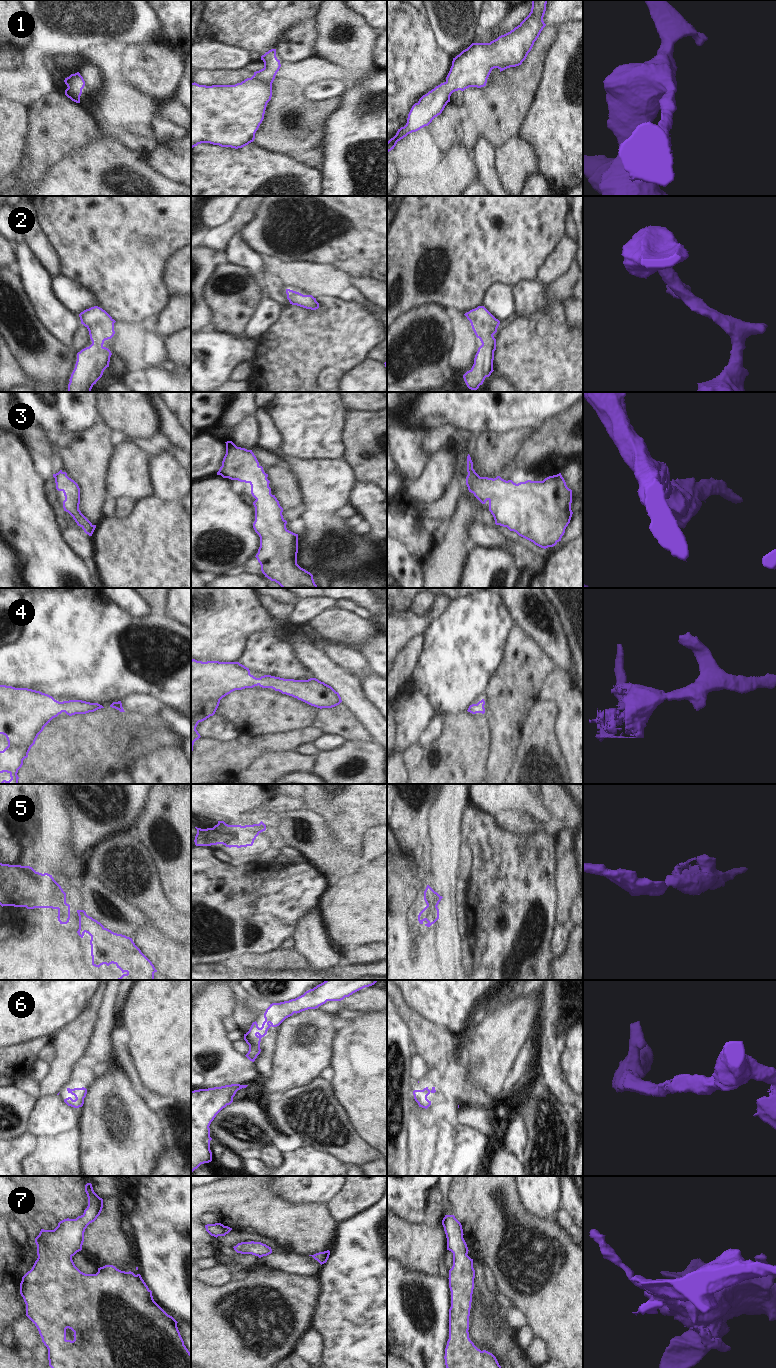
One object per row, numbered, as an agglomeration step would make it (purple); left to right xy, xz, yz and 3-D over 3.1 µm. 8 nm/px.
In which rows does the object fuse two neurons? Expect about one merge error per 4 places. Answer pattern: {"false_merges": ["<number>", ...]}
{"false_merges": []}

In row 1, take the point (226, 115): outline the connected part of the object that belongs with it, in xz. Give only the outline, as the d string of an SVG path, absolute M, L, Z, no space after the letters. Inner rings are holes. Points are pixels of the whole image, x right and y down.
M276 49L261 56L264 68L235 85L199 85L191 83L191 148L201 143L221 147L242 148L255 139L264 119L267 103L272 97L272 83L281 64Z

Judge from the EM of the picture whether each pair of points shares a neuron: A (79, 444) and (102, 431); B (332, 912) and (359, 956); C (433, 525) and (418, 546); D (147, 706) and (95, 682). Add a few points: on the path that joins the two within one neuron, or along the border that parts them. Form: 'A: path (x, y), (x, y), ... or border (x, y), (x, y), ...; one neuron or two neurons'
A: path (85, 444), (89, 444), (96, 437); one neuron
B: border (376, 942), (344, 948); two neurons
C: border (423, 517), (419, 527), (437, 536); two neurons
D: border (151, 695), (133, 694), (121, 701); two neurons

